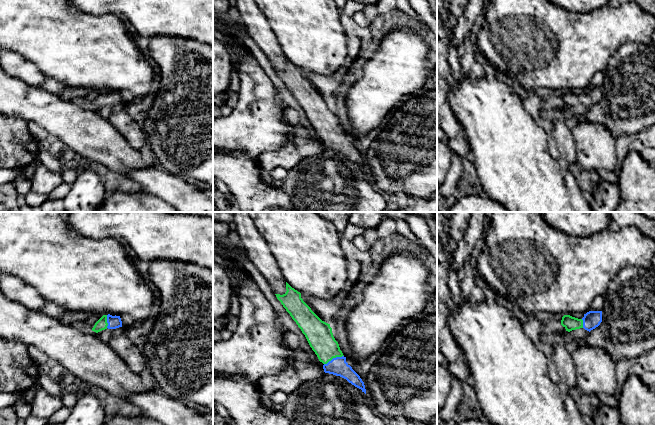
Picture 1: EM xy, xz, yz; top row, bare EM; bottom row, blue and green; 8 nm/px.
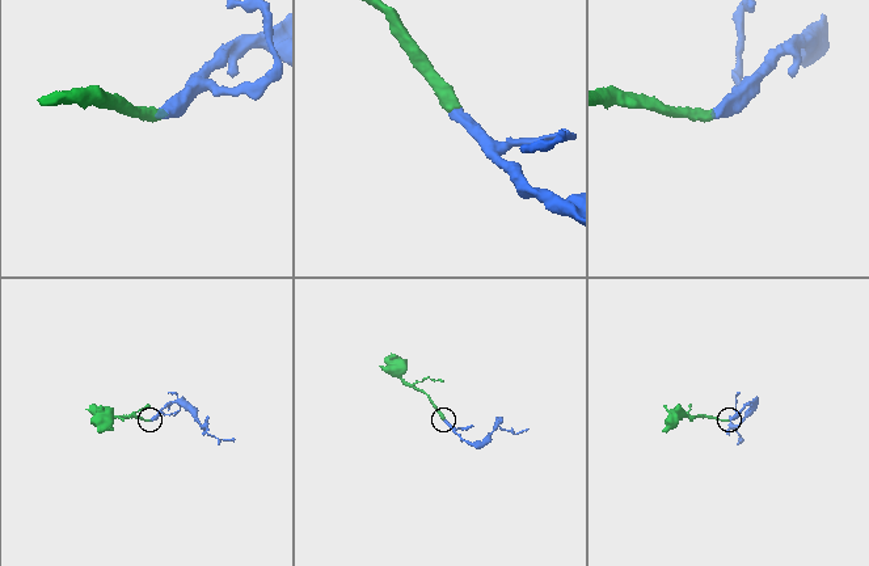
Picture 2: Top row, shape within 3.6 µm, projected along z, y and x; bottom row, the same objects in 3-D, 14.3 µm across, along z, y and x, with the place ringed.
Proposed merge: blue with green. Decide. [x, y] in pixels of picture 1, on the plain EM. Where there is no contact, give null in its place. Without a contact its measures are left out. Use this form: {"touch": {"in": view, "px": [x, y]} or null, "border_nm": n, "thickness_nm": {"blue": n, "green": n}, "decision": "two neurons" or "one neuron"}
{"touch": {"in": "xz", "px": [333, 134]}, "border_nm": 180, "thickness_nm": {"blue": 150, "green": 220}, "decision": "one neuron"}

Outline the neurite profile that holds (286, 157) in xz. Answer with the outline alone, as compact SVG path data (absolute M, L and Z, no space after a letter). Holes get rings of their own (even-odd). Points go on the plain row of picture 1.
M287 143L279 150L263 152L257 158L261 168L268 172L272 172L277 167L290 170L301 159L297 153L296 146L290 143Z

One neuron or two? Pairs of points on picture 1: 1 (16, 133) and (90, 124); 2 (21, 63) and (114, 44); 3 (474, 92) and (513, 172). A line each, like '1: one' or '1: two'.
1: two
2: two
3: one

